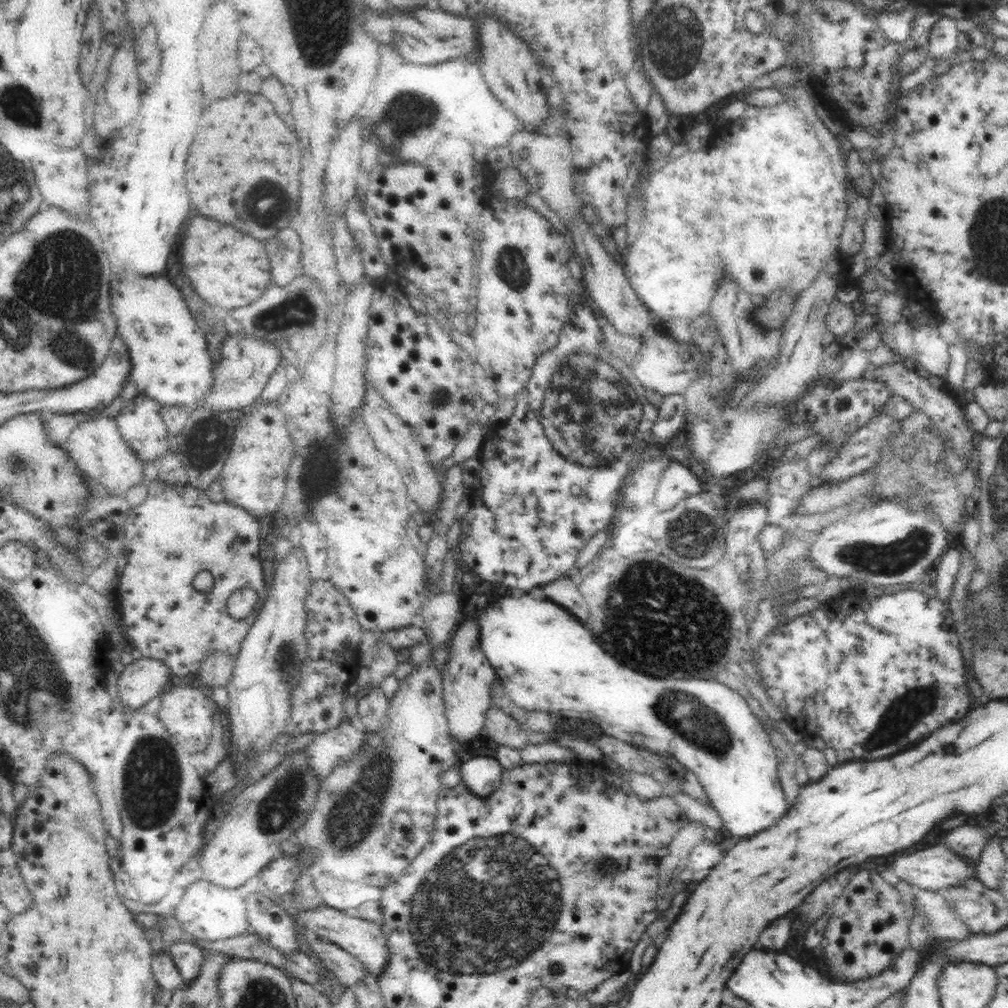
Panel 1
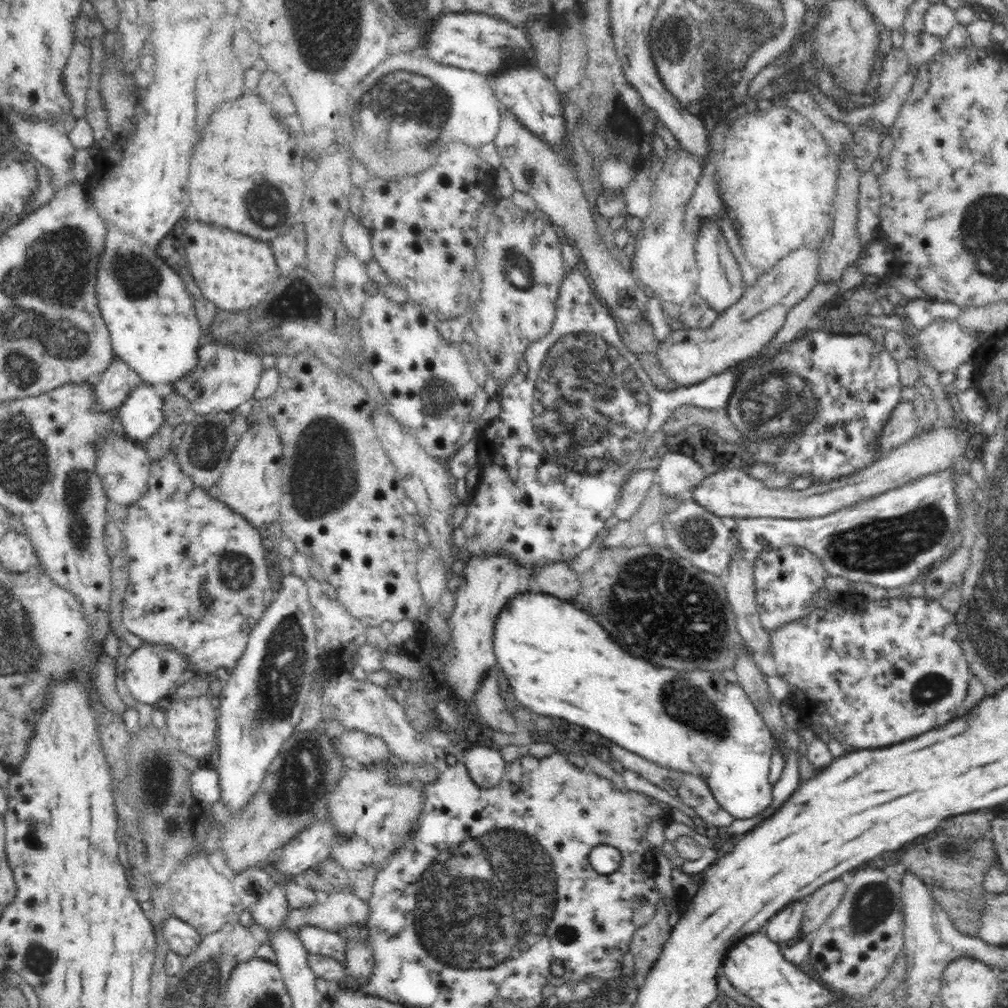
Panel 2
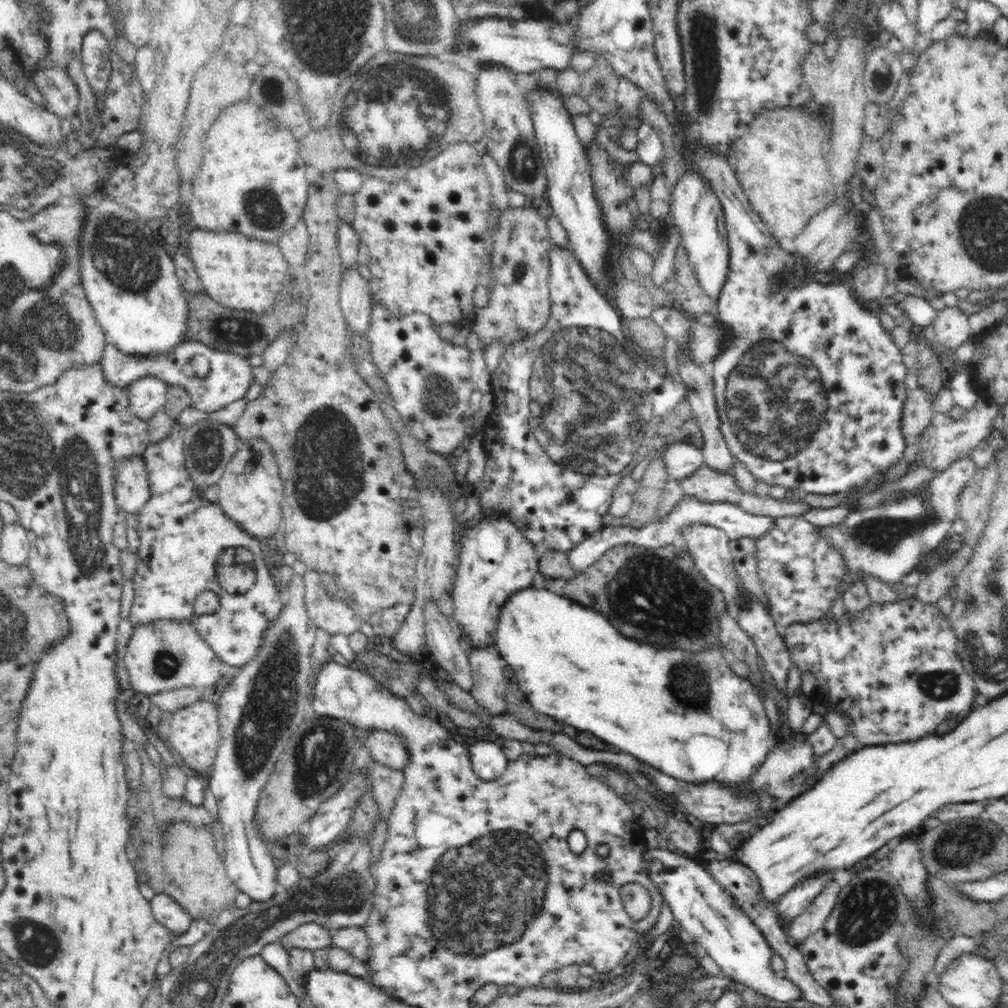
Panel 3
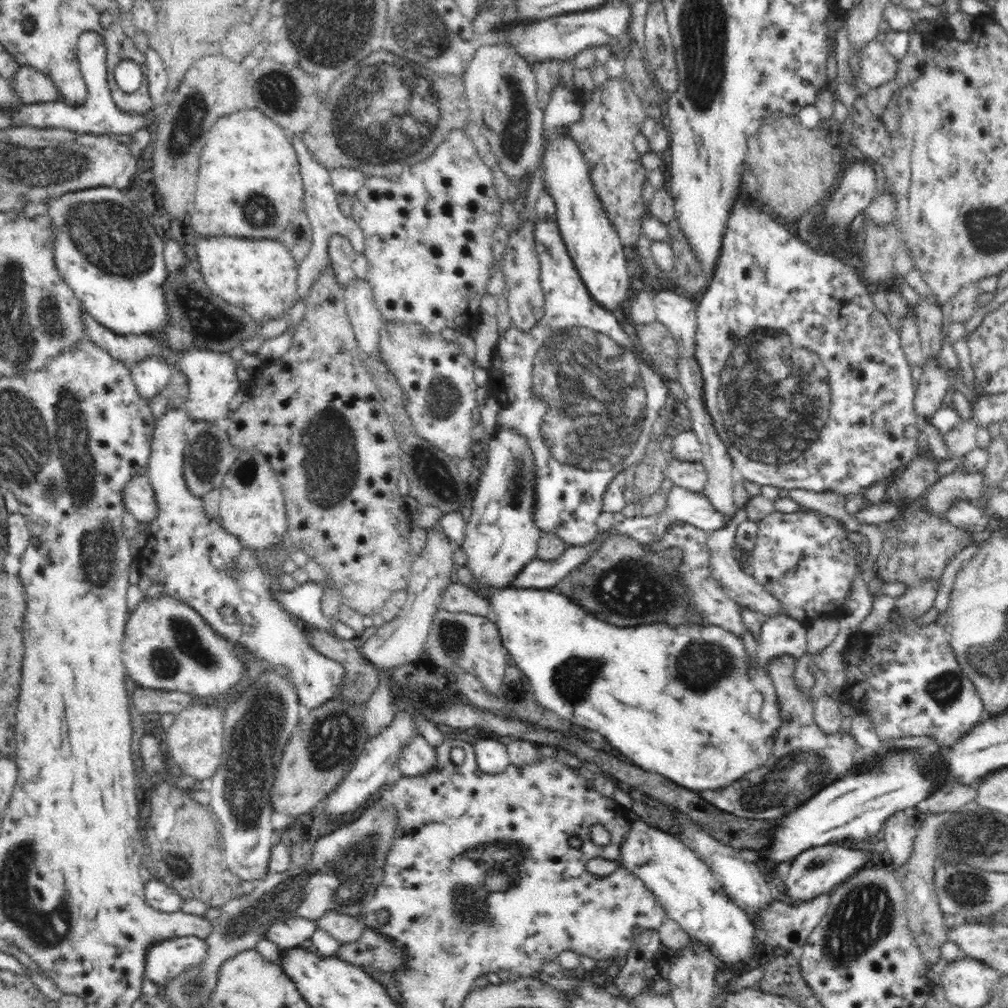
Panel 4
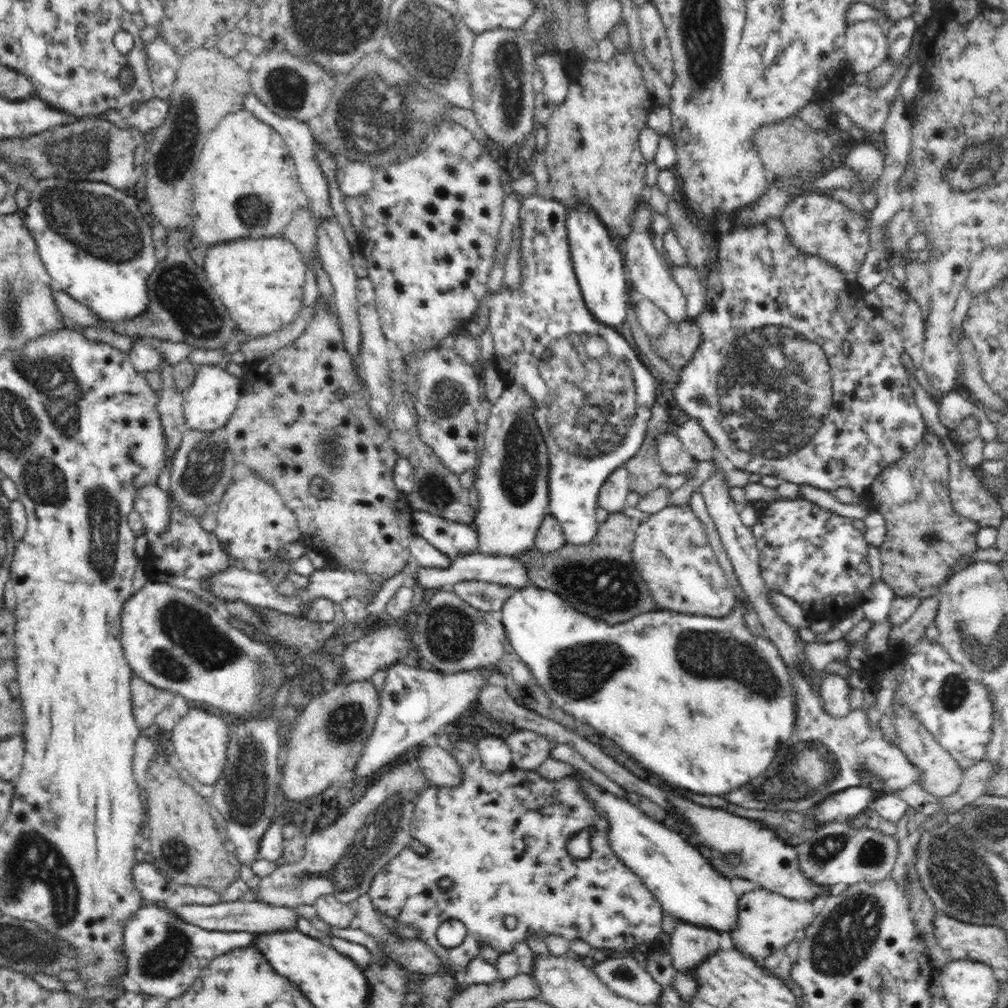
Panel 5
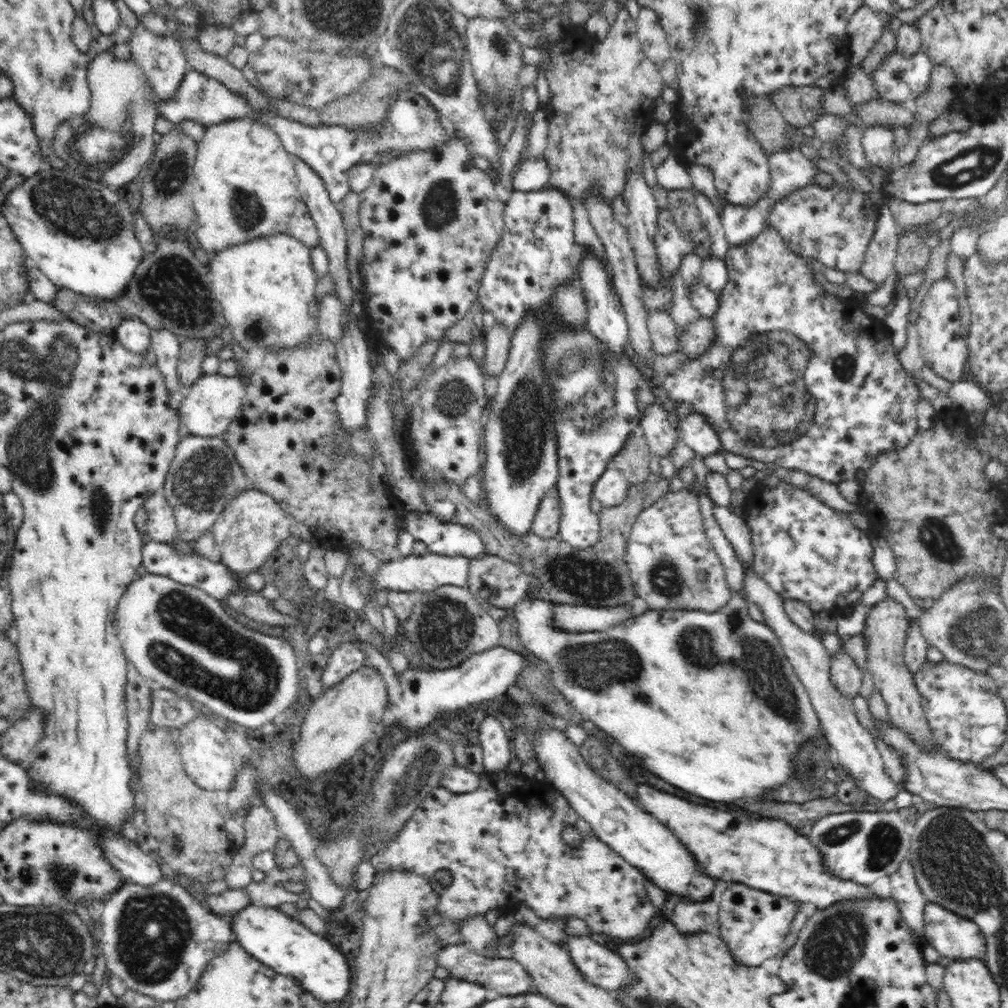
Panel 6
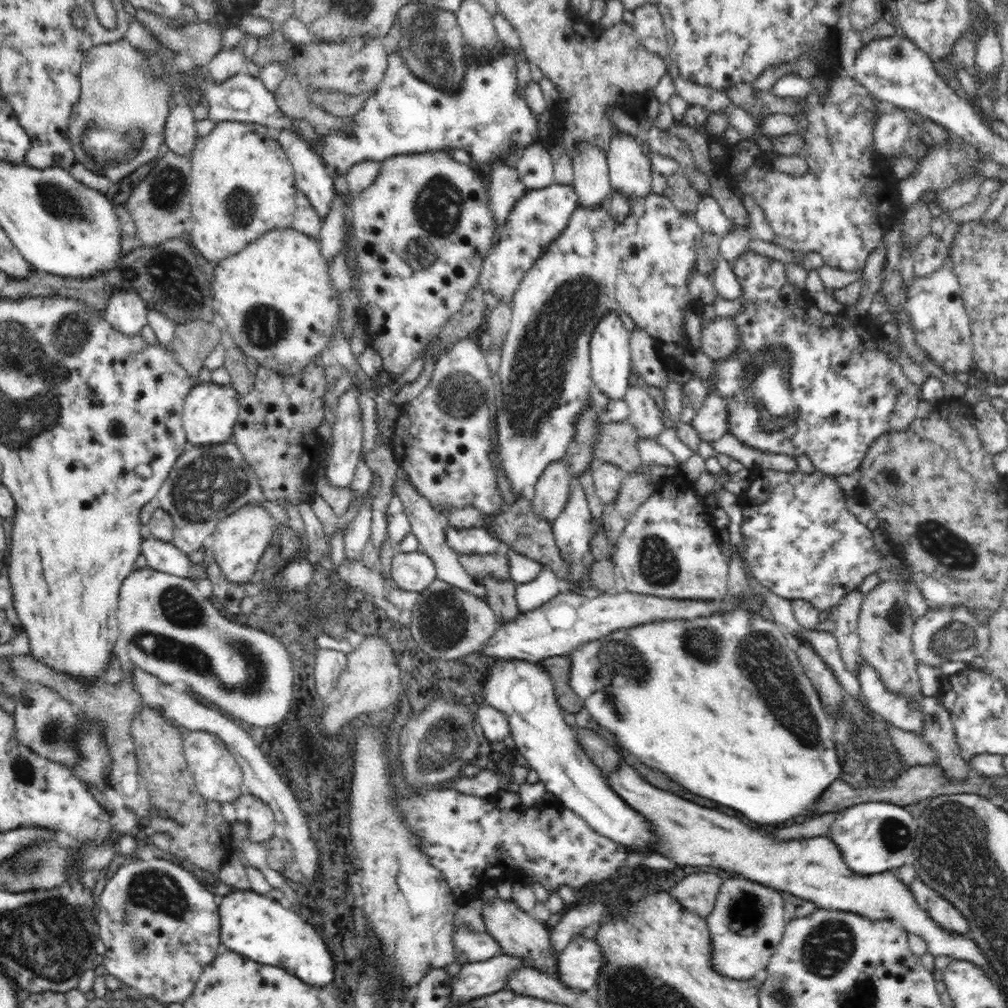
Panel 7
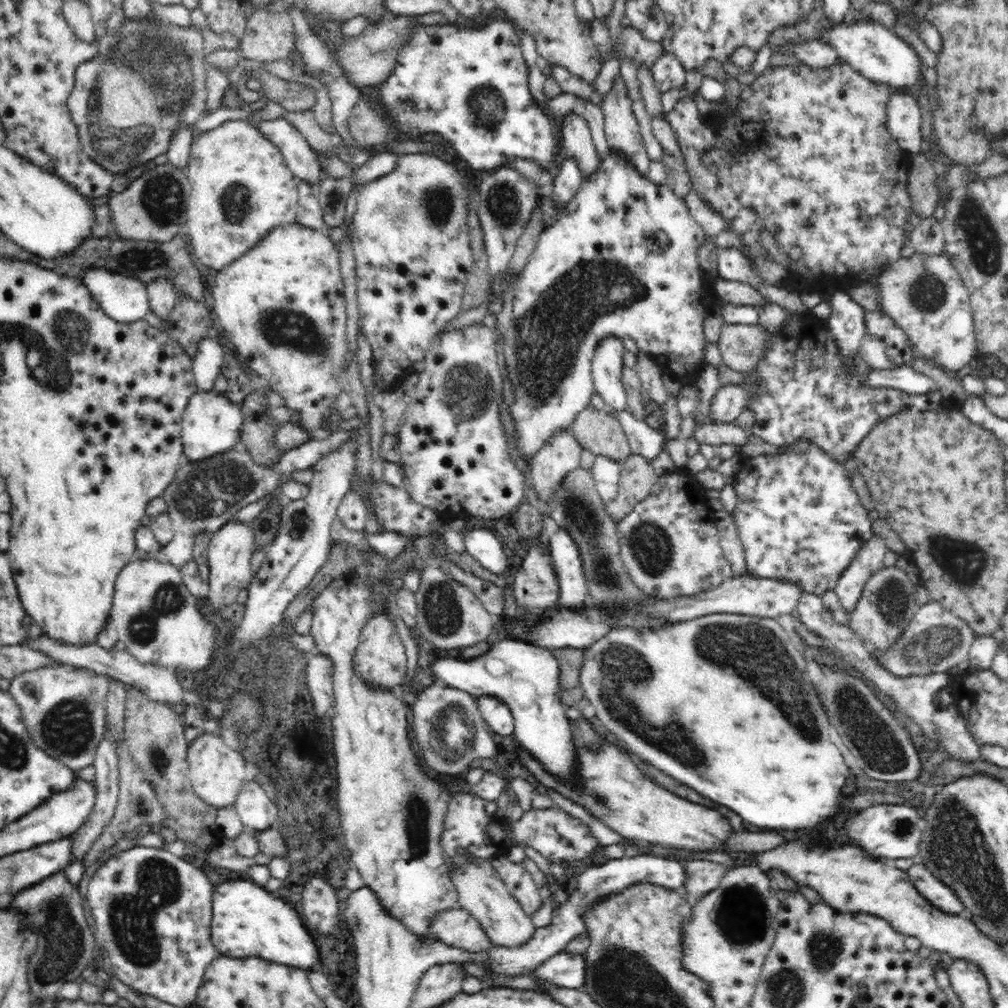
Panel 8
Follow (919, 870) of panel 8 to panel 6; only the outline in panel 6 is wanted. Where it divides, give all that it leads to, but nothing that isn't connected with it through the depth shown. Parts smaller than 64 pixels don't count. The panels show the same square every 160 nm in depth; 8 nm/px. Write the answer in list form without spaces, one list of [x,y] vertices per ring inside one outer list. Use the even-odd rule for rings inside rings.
[[[926,902],[924,934],[939,954],[951,961],[982,959],[986,954],[986,941],[978,925],[935,902]]]

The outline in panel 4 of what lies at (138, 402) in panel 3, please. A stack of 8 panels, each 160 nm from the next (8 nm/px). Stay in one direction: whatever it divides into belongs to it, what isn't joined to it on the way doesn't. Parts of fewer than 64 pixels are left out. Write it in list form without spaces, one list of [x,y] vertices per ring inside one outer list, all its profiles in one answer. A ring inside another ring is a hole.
[[[153,356],[136,362],[130,370],[138,394],[146,400],[152,400],[158,394],[167,391],[166,388],[174,374],[168,362]]]

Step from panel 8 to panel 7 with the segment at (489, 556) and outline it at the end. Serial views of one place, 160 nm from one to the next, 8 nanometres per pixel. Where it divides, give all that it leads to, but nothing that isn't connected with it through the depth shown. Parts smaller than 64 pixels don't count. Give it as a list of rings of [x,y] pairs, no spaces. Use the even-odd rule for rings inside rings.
[[[448,525],[445,528],[445,536],[449,545],[460,554],[492,554],[503,552],[502,542],[492,536],[486,528],[469,527],[455,528]]]

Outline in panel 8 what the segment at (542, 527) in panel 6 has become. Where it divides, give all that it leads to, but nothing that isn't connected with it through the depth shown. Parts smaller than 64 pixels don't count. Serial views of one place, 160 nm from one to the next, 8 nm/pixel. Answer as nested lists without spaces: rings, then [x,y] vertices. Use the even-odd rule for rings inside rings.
[[[560,430],[552,438],[548,438],[544,446],[532,456],[530,480],[540,500],[548,503],[568,472],[578,468],[582,450],[582,445],[572,431]]]

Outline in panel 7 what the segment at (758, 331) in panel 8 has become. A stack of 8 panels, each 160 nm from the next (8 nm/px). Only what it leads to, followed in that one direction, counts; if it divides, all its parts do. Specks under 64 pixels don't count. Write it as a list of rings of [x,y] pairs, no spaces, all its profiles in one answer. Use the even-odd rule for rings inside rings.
[[[716,317],[701,328],[698,350],[713,359],[728,358],[735,353],[741,340],[738,329],[730,317]]]

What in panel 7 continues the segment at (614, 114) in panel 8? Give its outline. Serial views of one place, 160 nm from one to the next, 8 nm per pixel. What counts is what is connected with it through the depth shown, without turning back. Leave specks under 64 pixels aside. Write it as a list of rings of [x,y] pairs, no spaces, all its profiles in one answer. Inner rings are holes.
[[[619,132],[606,152],[611,188],[628,196],[652,194],[651,160],[642,153],[636,138]]]

